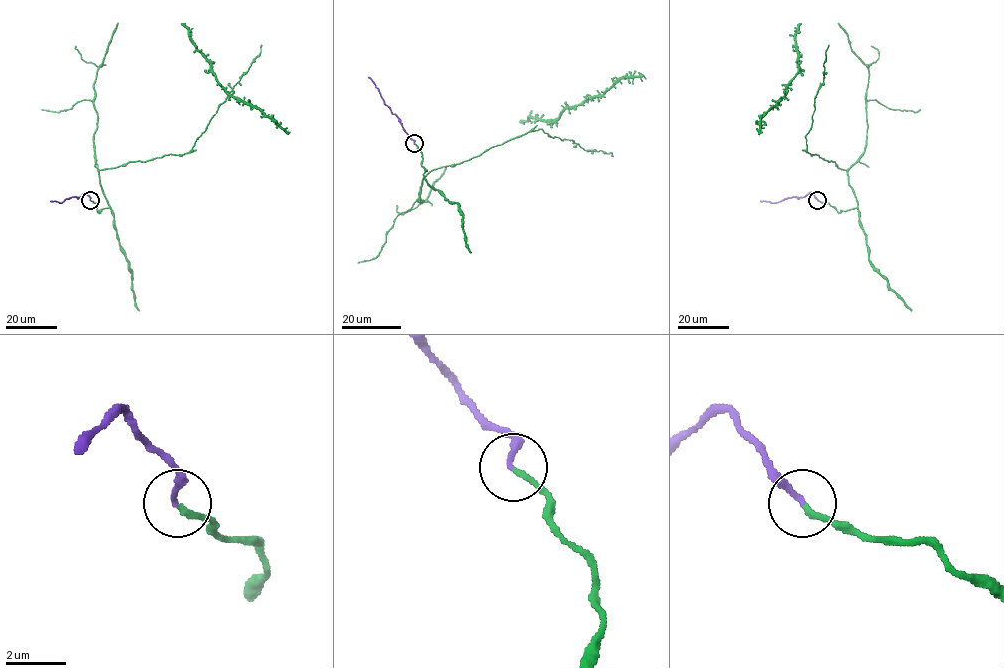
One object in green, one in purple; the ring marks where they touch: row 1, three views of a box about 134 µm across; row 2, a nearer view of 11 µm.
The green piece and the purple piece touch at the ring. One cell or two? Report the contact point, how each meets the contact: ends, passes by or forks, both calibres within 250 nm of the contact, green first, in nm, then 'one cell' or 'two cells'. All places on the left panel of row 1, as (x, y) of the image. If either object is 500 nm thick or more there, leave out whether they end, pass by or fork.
place (90, 200); green ends; purple ends; calibres 180 and 190 nm; one cell

